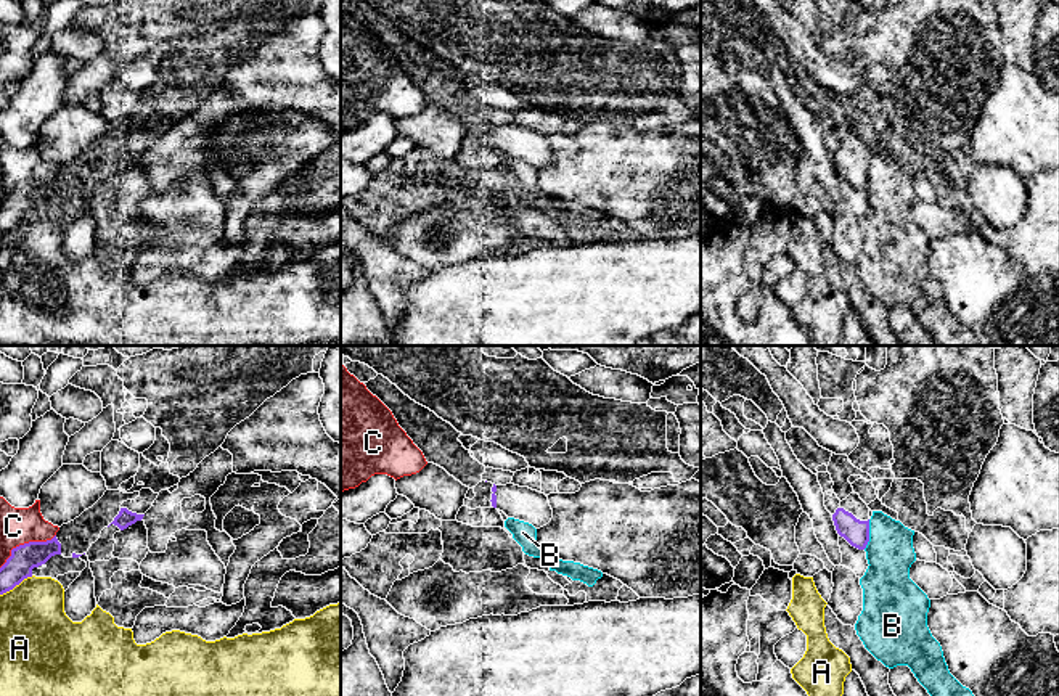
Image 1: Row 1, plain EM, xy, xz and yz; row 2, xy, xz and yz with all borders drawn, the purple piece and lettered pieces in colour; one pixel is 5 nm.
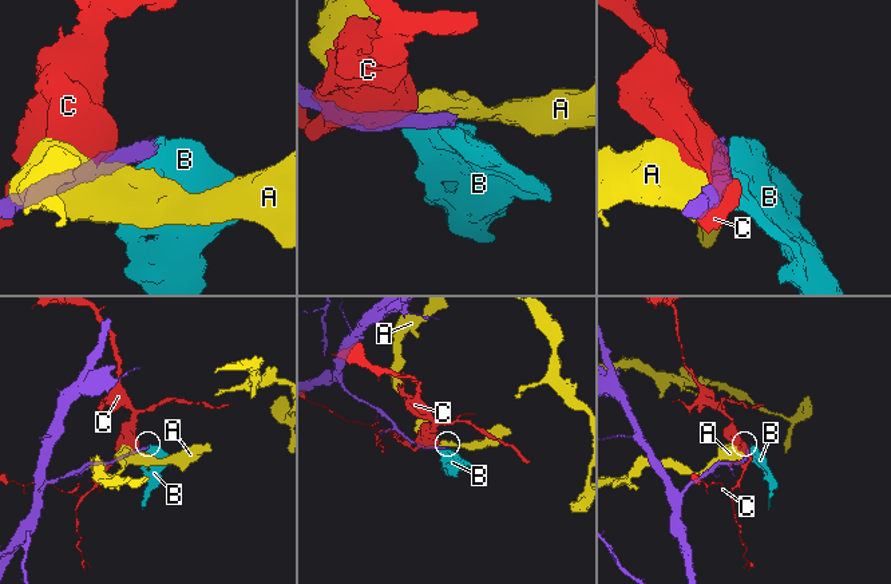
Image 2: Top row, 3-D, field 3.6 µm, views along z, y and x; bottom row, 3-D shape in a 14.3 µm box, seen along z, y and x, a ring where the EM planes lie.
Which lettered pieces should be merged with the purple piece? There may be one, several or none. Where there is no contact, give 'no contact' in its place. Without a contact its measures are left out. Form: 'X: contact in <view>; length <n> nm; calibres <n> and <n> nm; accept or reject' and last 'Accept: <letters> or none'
A: contact in xy; length 190 nm; calibres 140 and 360 nm; reject
B: contact in yz; length 160 nm; calibres 130 and 240 nm; reject
C: contact in xy; length 320 nm; calibres 140 and 190 nm; reject
Accept: none

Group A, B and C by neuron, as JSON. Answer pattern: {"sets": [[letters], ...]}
{"sets": [["A"], ["B"], ["C"]]}

